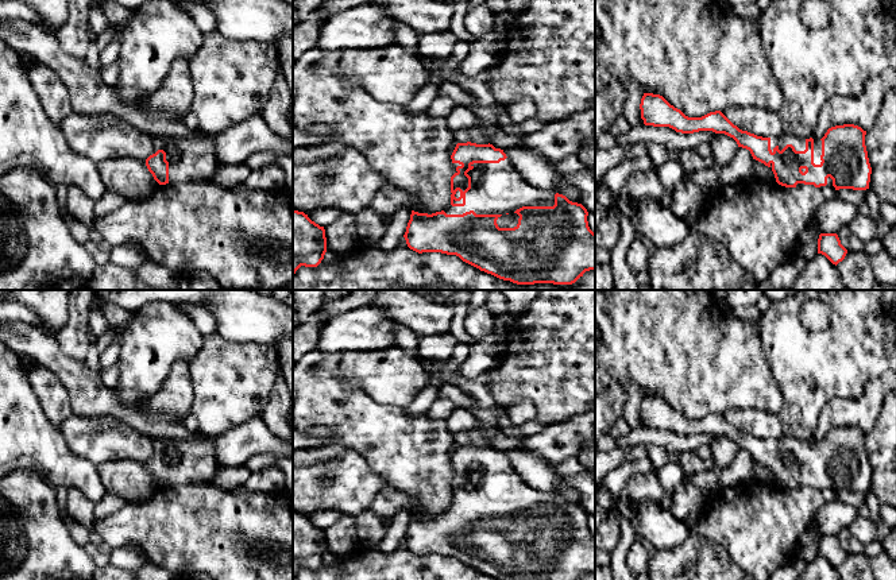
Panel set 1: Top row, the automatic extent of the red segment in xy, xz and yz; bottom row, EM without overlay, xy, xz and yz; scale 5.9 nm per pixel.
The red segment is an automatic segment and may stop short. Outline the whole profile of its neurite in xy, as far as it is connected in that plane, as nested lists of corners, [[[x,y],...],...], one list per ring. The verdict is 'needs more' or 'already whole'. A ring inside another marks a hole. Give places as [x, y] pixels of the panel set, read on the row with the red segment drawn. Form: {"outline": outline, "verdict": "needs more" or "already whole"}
{"outline": [[[208,135],[154,138],[154,151],[146,166],[159,185],[213,181],[220,166],[215,142]]], "verdict": "needs more"}

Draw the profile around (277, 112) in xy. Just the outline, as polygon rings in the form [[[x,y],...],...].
[[[281,69],[270,90],[270,98],[260,113],[273,132],[293,142],[291,94]]]

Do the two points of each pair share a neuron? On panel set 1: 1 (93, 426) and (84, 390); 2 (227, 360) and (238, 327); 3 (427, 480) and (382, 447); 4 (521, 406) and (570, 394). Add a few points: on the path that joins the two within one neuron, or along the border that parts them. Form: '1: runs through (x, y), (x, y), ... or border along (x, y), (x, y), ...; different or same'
1: border along (73, 416), (115, 416), (122, 421); different
2: border along (216, 333), (236, 343), (261, 343), (263, 345); different
3: runs through (416, 470), (393, 447); same
4: border along (504, 409), (520, 399), (530, 399), (536, 417); different

